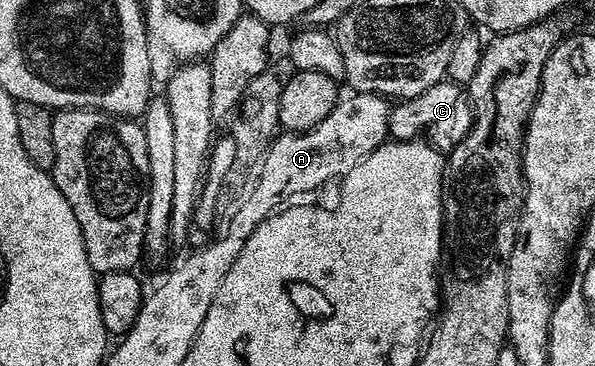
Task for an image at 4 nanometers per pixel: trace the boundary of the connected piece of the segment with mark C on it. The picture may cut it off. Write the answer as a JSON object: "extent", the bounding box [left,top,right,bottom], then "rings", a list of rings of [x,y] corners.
{"extent":[388,80,471,152],"rings":[[[444,80],[425,88],[416,98],[404,98],[391,107],[388,135],[392,139],[408,142],[411,138],[425,136],[436,150],[449,152],[471,130],[471,103],[460,83]]]}

